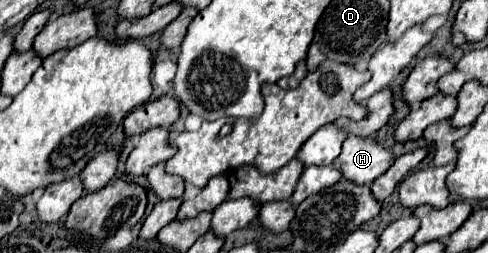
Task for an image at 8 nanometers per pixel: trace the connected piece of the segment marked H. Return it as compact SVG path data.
M348 135L342 153L336 157L334 167L342 173L344 179L356 185L370 185L392 165L392 155L380 147L372 137L360 139Z

